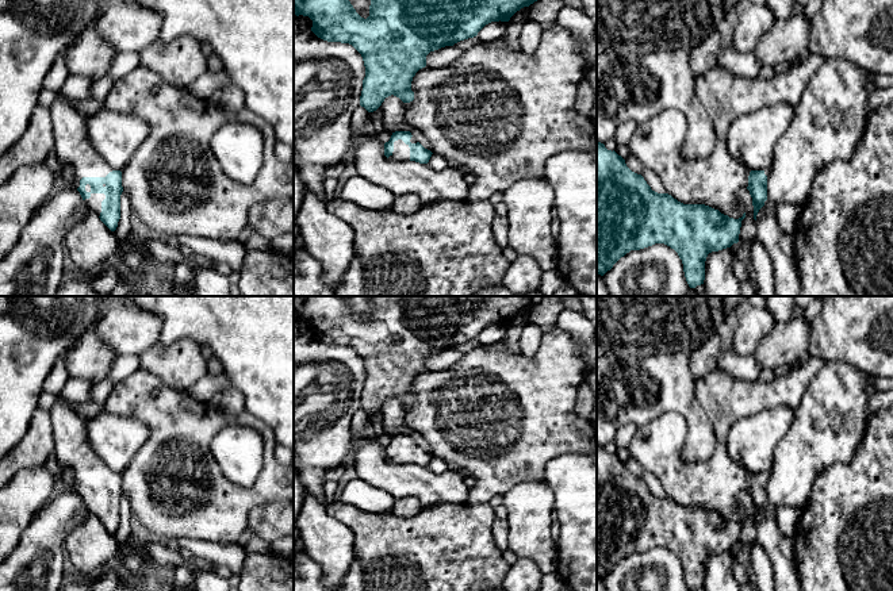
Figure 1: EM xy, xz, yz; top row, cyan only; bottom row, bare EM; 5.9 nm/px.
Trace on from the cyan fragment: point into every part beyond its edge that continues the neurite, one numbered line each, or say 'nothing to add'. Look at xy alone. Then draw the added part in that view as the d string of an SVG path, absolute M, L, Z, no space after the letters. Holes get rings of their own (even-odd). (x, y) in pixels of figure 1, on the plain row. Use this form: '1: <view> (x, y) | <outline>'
1: xy (94, 506) | M91 496L89 502L83 503L87 510L96 517L97 519L100 519L101 515L101 504L106 502L104 496Z

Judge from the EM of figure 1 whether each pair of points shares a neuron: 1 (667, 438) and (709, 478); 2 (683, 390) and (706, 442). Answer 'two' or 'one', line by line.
1: one
2: one

